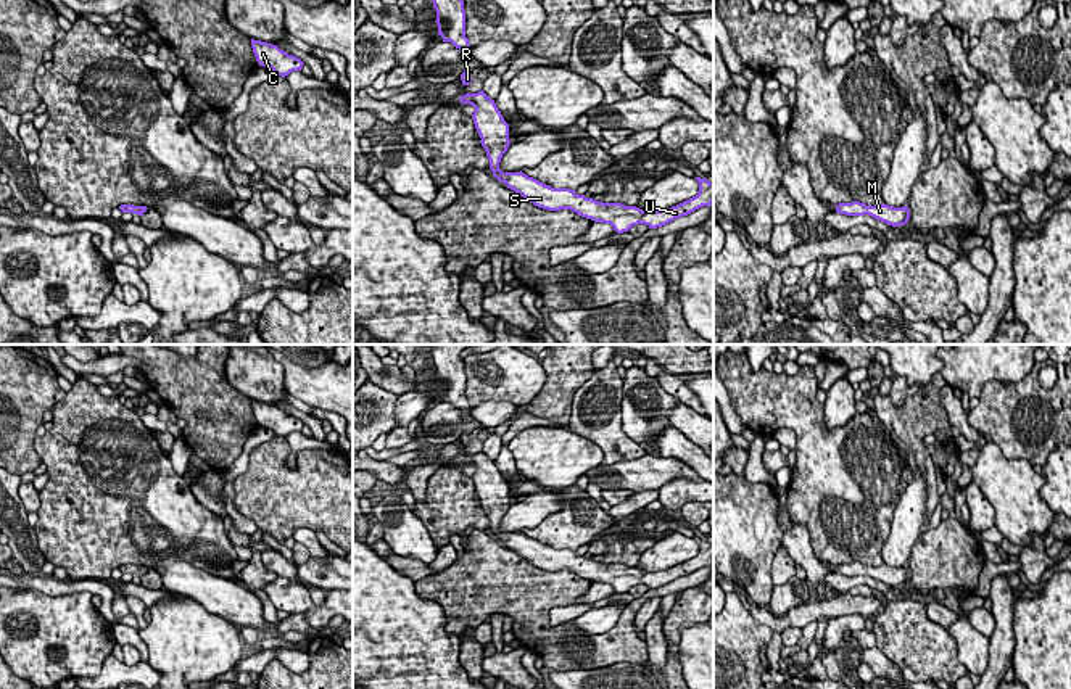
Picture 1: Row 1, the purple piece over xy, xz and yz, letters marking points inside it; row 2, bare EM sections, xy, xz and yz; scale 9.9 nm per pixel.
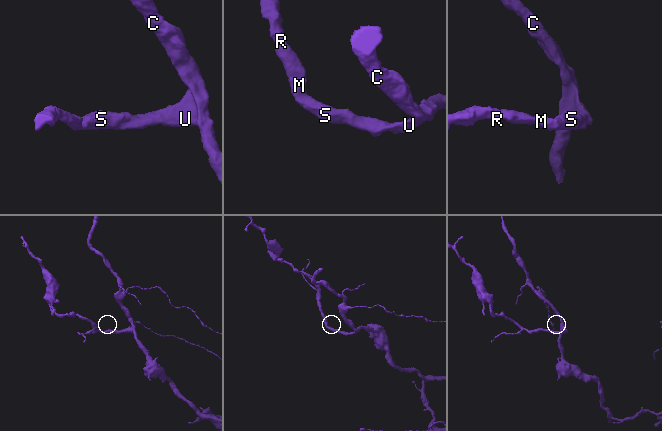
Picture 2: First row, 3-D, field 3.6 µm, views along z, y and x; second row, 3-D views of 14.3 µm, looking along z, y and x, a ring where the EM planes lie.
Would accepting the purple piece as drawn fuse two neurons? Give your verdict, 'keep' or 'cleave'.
keep

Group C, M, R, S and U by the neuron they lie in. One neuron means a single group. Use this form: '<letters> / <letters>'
C M R S U

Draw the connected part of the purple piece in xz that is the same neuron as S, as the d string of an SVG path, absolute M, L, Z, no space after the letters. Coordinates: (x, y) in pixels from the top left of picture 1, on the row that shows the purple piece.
M483 90L477 93L465 93L461 98L462 105L472 105L475 108L472 119L480 135L480 143L490 159L490 169L493 175L504 182L507 188L527 198L538 208L548 211L570 209L581 217L594 222L610 224L617 233L628 232L633 225L644 224L649 229L667 225L668 222L688 216L702 206L713 204L713 184L707 179L696 177L699 192L696 196L660 211L643 211L636 206L625 206L622 203L602 203L585 195L577 195L570 188L552 188L527 174L502 172L499 163L507 151L509 124L504 121L494 100L491 100Z

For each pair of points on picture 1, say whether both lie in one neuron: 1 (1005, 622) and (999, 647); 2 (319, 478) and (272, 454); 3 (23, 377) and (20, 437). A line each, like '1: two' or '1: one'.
1: one
2: one
3: one

